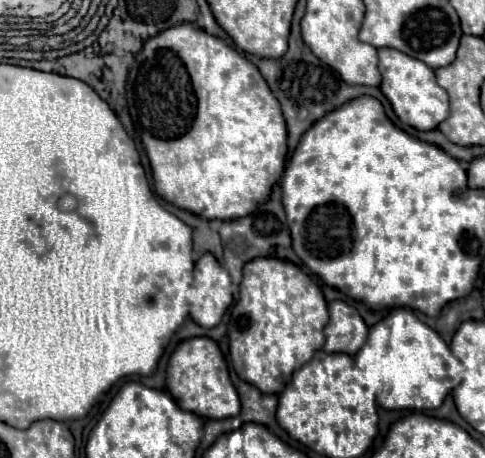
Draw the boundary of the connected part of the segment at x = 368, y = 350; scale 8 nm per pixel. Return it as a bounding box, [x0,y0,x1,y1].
[347,308,463,410]

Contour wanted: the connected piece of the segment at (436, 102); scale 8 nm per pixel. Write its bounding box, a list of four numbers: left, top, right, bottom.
[379,48,449,130]

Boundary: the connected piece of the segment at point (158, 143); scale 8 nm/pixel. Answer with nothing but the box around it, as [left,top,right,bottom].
[127,22,287,220]

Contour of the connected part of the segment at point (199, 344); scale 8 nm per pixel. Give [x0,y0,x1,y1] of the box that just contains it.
[167,338,239,418]

